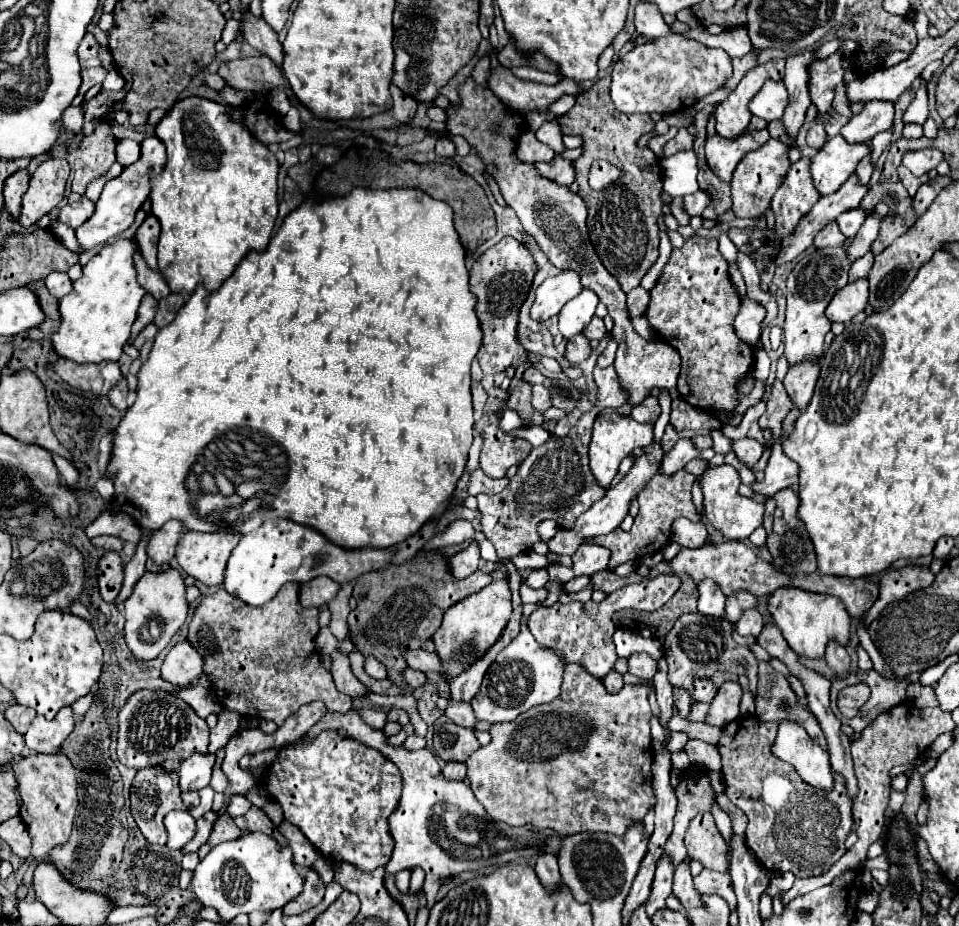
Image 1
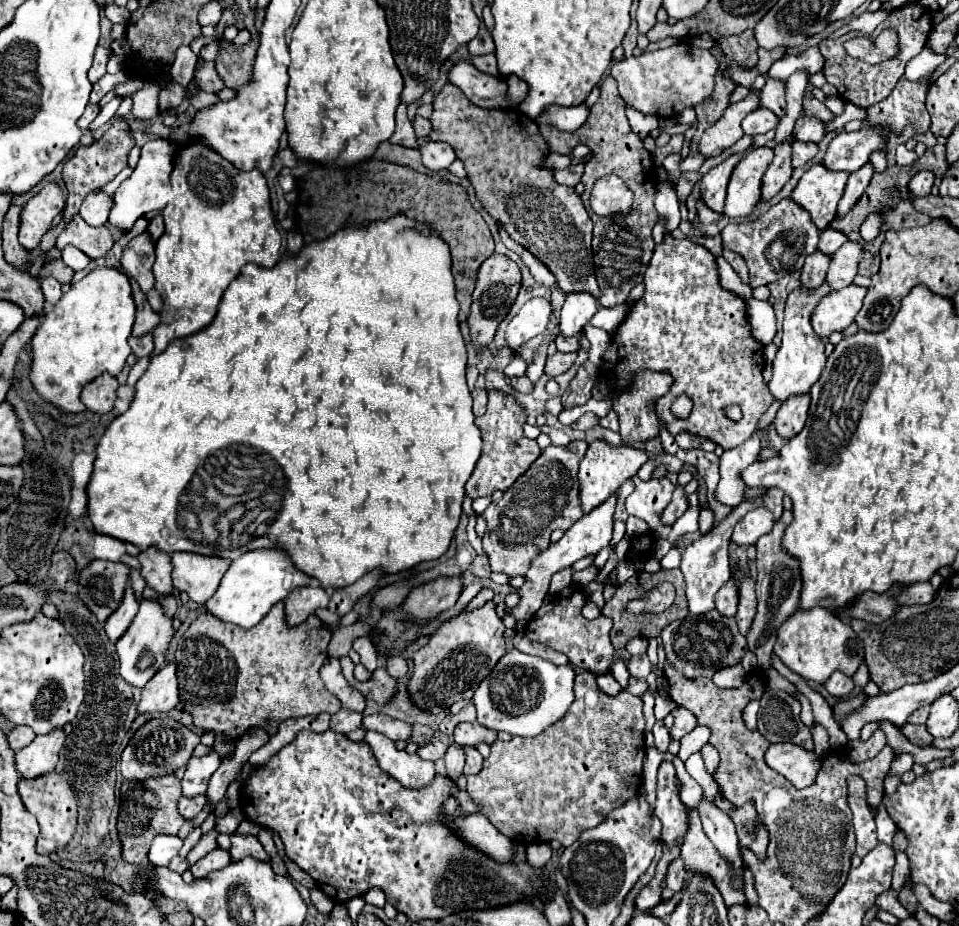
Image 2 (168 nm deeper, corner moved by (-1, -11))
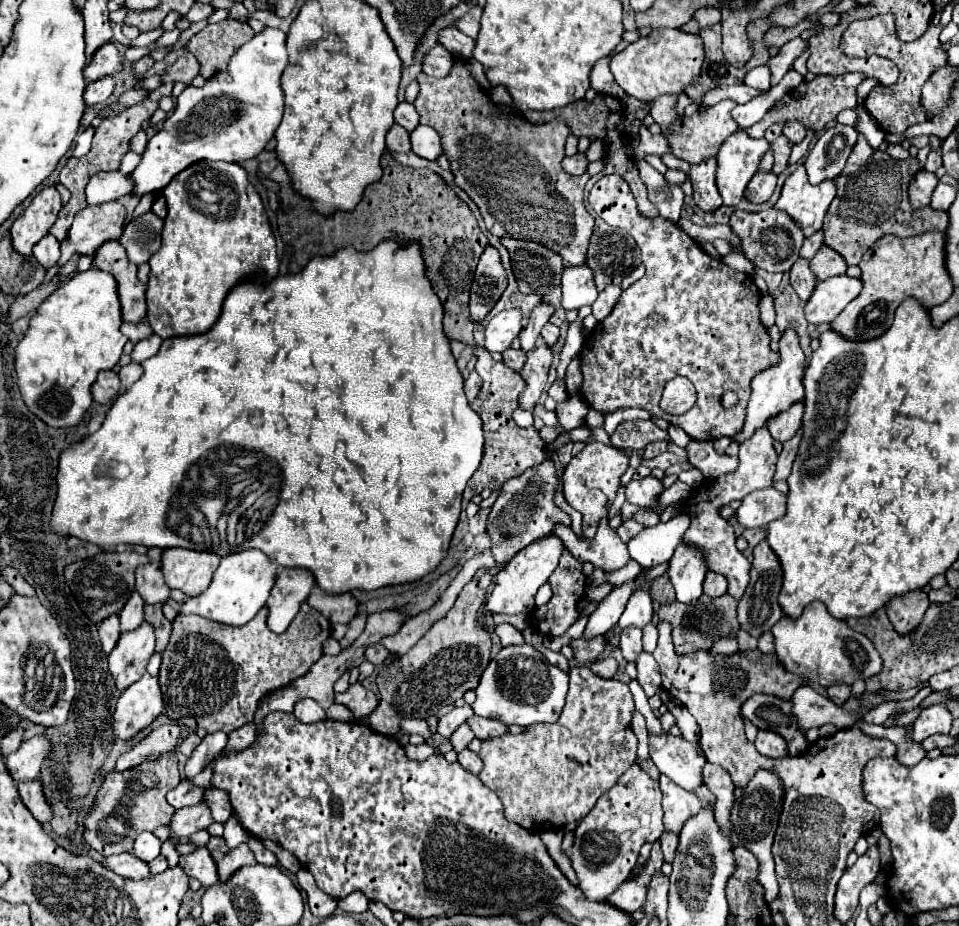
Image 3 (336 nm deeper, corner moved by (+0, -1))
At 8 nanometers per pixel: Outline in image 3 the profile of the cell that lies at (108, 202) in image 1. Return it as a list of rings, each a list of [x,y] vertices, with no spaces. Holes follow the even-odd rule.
[[[265,28],[231,58],[229,70],[215,74],[203,88],[187,86],[163,128],[149,138],[139,166],[129,174],[133,196],[161,192],[181,170],[197,160],[243,162],[263,152],[283,118],[281,76],[287,68],[285,34]]]

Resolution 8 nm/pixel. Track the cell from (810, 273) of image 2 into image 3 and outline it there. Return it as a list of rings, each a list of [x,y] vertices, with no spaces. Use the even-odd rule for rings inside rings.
[[[799,258],[791,268],[791,286],[795,288],[795,292],[803,300],[807,300],[813,294],[815,284],[817,284],[817,278],[809,270],[809,260],[807,258]]]

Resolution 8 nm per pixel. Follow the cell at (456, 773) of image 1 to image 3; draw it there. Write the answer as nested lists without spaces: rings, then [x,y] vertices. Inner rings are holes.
[[[463,724],[463,726],[459,726],[457,732],[453,732],[453,736],[449,738],[449,742],[453,744],[453,750],[459,754],[459,752],[463,752],[463,750],[469,746],[469,742],[471,742],[473,738],[475,738],[473,730],[471,730],[467,724]]]

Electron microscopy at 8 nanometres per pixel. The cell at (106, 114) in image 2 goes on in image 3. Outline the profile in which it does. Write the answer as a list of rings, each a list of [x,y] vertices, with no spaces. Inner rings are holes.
[[[88,126],[77,136],[75,148],[72,153],[73,157],[81,158],[89,152],[92,146],[93,135],[94,128],[92,126]]]

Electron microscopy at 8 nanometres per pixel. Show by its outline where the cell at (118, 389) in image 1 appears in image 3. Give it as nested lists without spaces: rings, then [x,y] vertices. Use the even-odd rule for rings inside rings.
[[[131,362],[131,364],[123,366],[123,368],[119,370],[119,380],[121,380],[121,386],[123,386],[123,390],[125,390],[125,388],[129,388],[133,382],[137,382],[137,380],[141,378],[141,374],[143,374],[143,370],[141,370],[141,364],[135,364],[135,362]]]

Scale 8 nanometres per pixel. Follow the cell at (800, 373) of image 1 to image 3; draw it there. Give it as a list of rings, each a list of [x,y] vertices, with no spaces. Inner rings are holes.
[[[795,402],[793,406],[789,406],[789,410],[773,416],[767,424],[771,436],[779,442],[785,442],[789,438],[795,436],[795,432],[801,426],[801,416],[803,416],[803,402]]]

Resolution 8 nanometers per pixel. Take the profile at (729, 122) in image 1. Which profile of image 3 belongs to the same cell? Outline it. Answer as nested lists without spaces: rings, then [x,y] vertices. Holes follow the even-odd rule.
[[[723,100],[723,102],[715,104],[715,106],[709,106],[703,114],[697,112],[697,114],[693,114],[693,116],[689,116],[689,118],[677,120],[677,122],[673,124],[673,128],[671,128],[671,138],[667,140],[667,142],[671,144],[673,154],[675,154],[677,158],[689,162],[689,164],[699,164],[699,162],[707,160],[707,158],[715,156],[715,154],[719,152],[721,144],[723,144],[735,130],[739,130],[737,122],[735,122],[733,116],[731,116],[731,110],[733,110],[735,106],[737,106],[737,102],[733,102],[733,100]]]

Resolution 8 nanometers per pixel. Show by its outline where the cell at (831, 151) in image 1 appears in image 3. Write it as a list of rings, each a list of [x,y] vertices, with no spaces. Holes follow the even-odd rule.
[[[801,164],[783,184],[781,198],[775,208],[785,210],[797,224],[803,226],[805,236],[817,232],[823,226],[823,216],[837,196],[835,180],[825,180],[821,184],[811,184],[807,170]]]

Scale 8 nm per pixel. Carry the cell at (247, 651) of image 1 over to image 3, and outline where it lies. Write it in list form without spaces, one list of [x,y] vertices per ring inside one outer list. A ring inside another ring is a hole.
[[[303,604],[301,610],[299,610],[299,614],[297,614],[297,616],[293,618],[293,622],[289,624],[289,628],[287,628],[283,634],[275,634],[275,632],[271,632],[269,626],[267,626],[267,608],[261,608],[261,610],[257,612],[257,616],[255,616],[251,622],[247,622],[245,626],[227,626],[227,624],[221,624],[221,622],[213,622],[213,620],[209,620],[209,618],[183,616],[183,614],[179,614],[179,616],[173,620],[171,640],[169,640],[169,644],[167,644],[165,652],[163,652],[163,664],[161,664],[161,670],[159,670],[161,688],[165,690],[165,712],[167,712],[167,716],[169,716],[171,720],[175,720],[175,722],[187,726],[187,728],[193,728],[193,730],[197,730],[197,728],[205,728],[207,732],[223,730],[225,734],[229,734],[229,732],[233,732],[233,730],[237,730],[237,728],[241,728],[241,726],[245,726],[245,724],[249,724],[249,722],[253,720],[257,702],[259,702],[265,694],[275,692],[275,690],[279,690],[279,688],[283,688],[283,686],[287,686],[289,682],[301,678],[301,676],[307,674],[307,672],[311,670],[311,666],[323,656],[323,642],[331,636],[331,622],[329,622],[321,612],[317,612],[317,626],[315,626],[315,620],[313,620],[313,618],[315,618],[315,616],[313,616],[311,608],[309,608],[307,604]]]

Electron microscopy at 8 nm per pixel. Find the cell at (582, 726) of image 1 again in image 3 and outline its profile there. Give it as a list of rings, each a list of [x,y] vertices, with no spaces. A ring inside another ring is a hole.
[[[571,664],[569,670],[569,694],[567,704],[557,722],[533,724],[519,736],[503,734],[487,738],[481,746],[483,770],[479,772],[481,782],[491,788],[505,806],[505,818],[537,832],[565,828],[571,822],[581,822],[601,794],[611,790],[619,776],[637,760],[637,736],[631,730],[631,718],[635,712],[629,686],[621,680],[605,680],[595,676],[589,666]]]

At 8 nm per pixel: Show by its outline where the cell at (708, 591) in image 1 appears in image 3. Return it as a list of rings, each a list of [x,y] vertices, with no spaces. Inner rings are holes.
[[[679,544],[669,560],[669,578],[673,582],[679,602],[697,600],[703,594],[705,574],[709,572],[705,552],[691,544]]]

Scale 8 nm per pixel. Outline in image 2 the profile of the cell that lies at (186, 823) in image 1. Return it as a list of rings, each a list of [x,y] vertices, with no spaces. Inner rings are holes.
[[[154,836],[152,846],[148,850],[148,860],[154,866],[168,866],[168,862],[178,854],[182,848],[182,840],[178,836]]]

